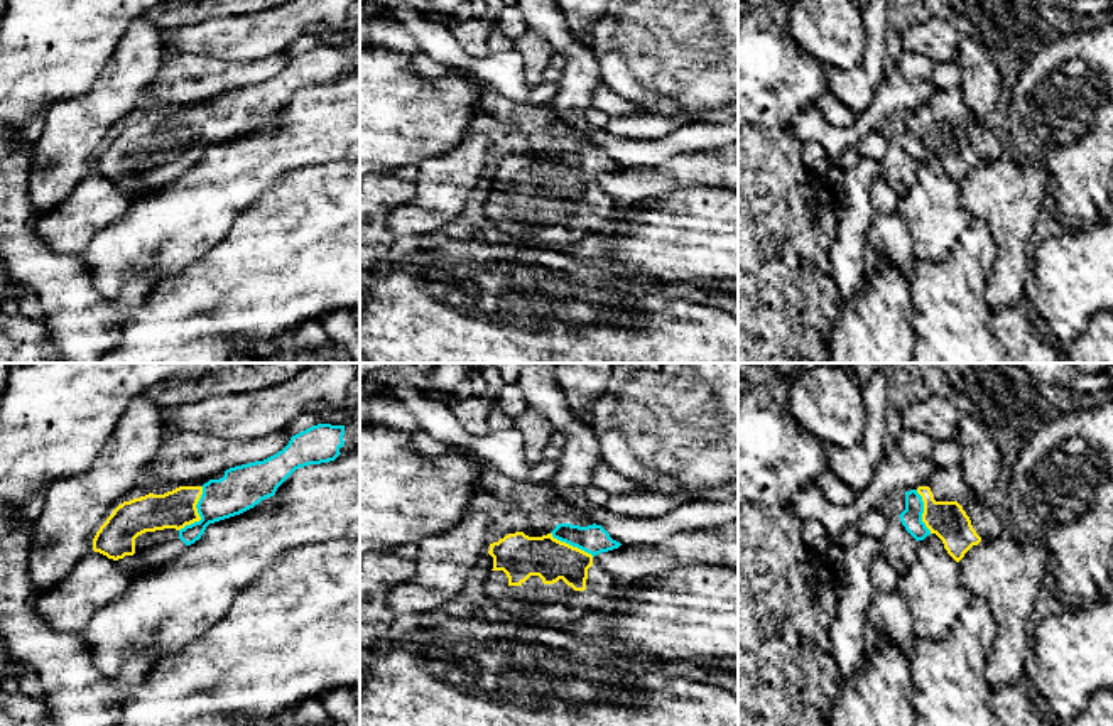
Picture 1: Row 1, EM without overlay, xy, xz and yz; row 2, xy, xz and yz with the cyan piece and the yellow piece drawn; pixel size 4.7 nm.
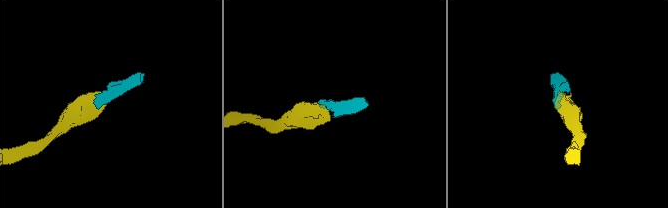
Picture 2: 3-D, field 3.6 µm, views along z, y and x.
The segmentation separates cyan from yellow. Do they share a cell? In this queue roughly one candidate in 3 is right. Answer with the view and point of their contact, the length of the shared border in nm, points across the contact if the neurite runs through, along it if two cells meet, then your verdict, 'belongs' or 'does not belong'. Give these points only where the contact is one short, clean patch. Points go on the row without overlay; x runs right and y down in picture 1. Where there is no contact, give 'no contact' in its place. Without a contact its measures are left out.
contact xy (198, 134); length 240 nm; way xy (244, 108), (198, 134), (176, 130); belongs

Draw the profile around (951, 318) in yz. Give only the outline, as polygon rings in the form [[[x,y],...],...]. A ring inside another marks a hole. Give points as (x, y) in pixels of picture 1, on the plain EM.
[[[971,219],[969,241],[958,241],[944,262],[915,260],[910,279],[915,349],[909,363],[1005,363],[1005,351],[990,329],[991,309],[985,299],[996,243],[986,221]]]

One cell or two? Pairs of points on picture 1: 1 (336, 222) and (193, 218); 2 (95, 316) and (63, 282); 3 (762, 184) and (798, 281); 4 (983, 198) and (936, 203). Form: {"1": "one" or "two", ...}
{"1": "two", "2": "one", "3": "one", "4": "two"}

